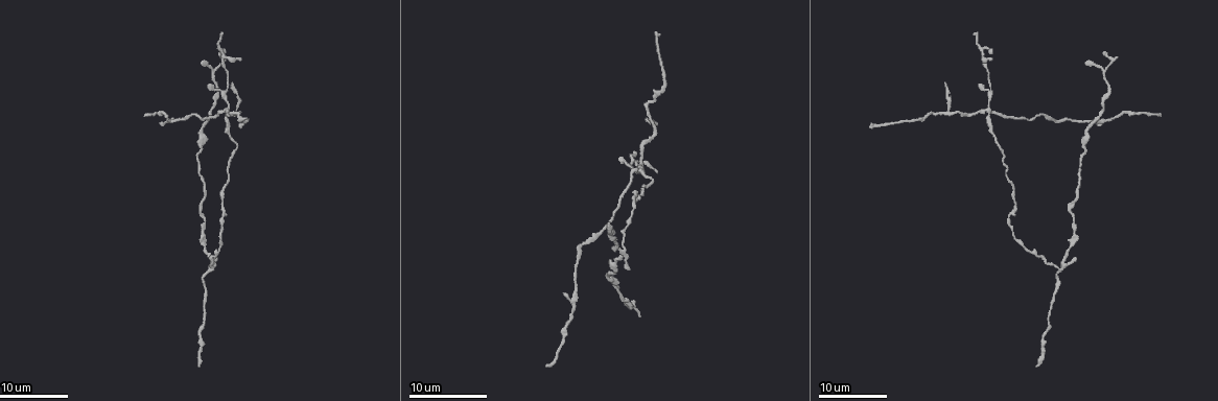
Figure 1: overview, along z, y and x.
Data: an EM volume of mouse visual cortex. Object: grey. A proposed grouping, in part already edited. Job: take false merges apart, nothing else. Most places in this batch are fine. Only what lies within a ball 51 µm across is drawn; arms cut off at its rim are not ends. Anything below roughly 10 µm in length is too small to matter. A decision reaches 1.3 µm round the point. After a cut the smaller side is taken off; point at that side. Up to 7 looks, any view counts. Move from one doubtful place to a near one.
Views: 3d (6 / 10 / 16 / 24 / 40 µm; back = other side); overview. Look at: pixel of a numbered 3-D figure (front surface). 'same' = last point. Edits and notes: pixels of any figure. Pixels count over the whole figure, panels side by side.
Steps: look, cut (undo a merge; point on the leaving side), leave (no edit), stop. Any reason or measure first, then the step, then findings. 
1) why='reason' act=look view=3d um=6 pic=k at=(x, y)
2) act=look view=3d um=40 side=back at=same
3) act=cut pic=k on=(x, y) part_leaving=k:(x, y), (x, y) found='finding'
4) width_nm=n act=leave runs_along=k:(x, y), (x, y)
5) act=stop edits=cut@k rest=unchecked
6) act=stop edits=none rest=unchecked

why='four arms meet' act=look view=3d um=24 pic=1 at=(223, 111)

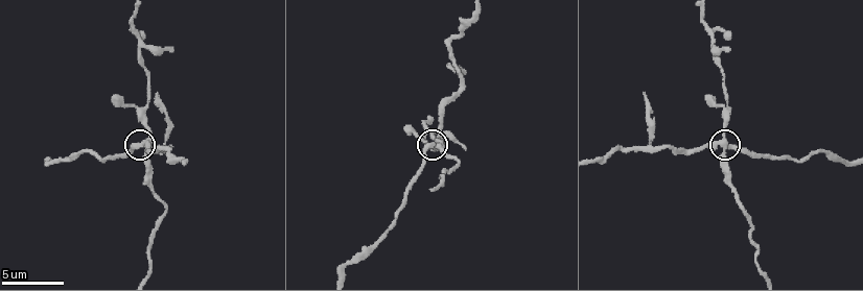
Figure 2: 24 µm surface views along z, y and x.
why='closer look' act=look view=3d um=10 pic=2 at=(430, 144)

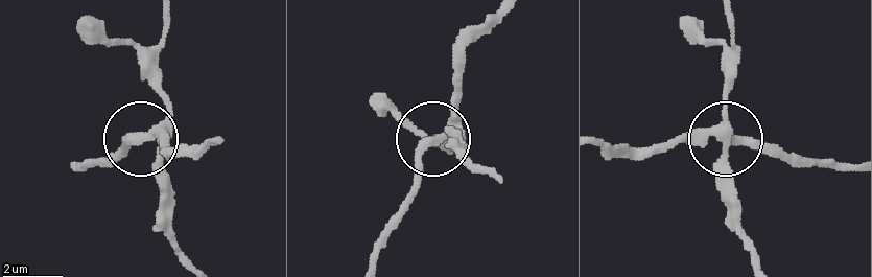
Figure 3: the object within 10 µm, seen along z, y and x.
act=cut pic=3 on=(167, 137) part_leaving=3:(720, 135), (794, 157), (854, 165) found='two cells meet here'

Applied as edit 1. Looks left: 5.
why='two arms in line, one across' act=look view=3d um=24 pic=1 at=(622, 249)

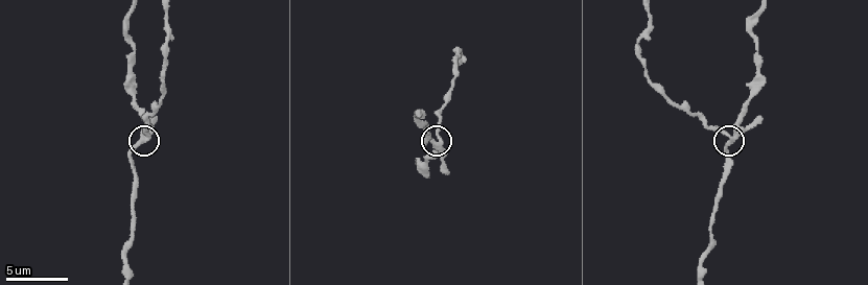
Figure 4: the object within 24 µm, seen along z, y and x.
act=look view=3d um=10 pic=4 at=(140, 141)

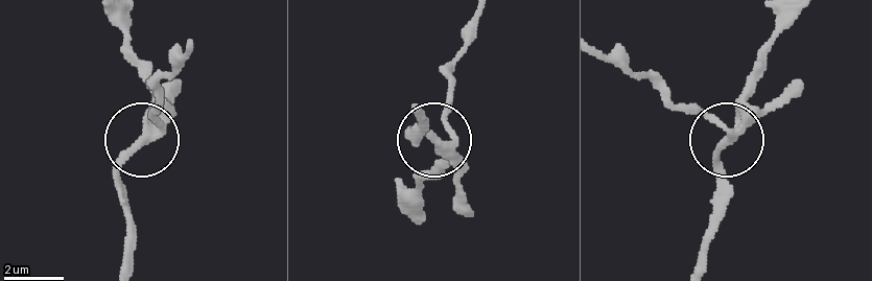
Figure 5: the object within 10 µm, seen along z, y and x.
side_arm_um=16 act=leave runs_along=5:(599, 51), (719, 123), (719, 203) found='one cell here'

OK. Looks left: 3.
why='thick turns thin' act=look view=3d um=24 pic=1 at=(1109, 92)

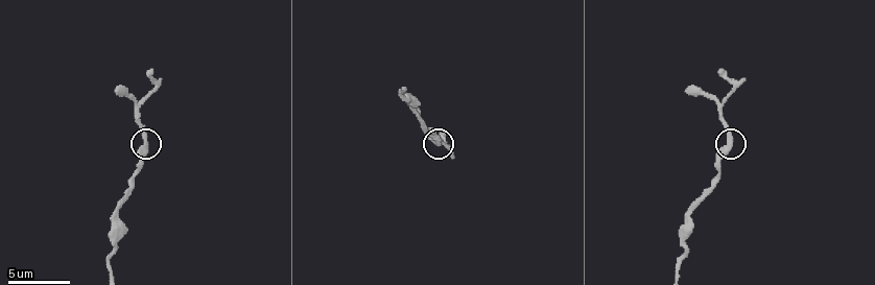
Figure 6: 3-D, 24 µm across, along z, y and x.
act=look view=3d um=6 pic=6 at=(731, 140)

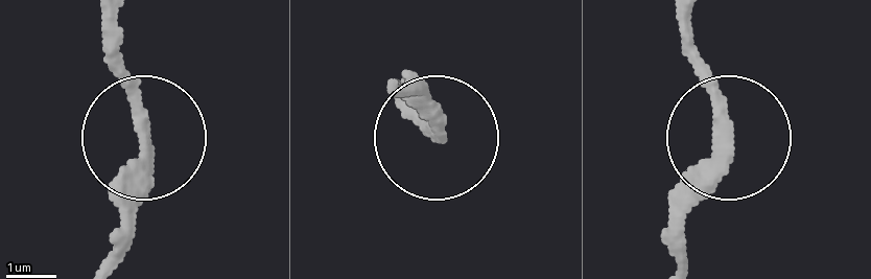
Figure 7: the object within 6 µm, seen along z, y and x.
act=leave runs_along=7:(109, 263), (125, 176), (149, 126), (113, 14) found='continuous, no second cell'

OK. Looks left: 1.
act=stop edits=cut@3 rest=unchecked

